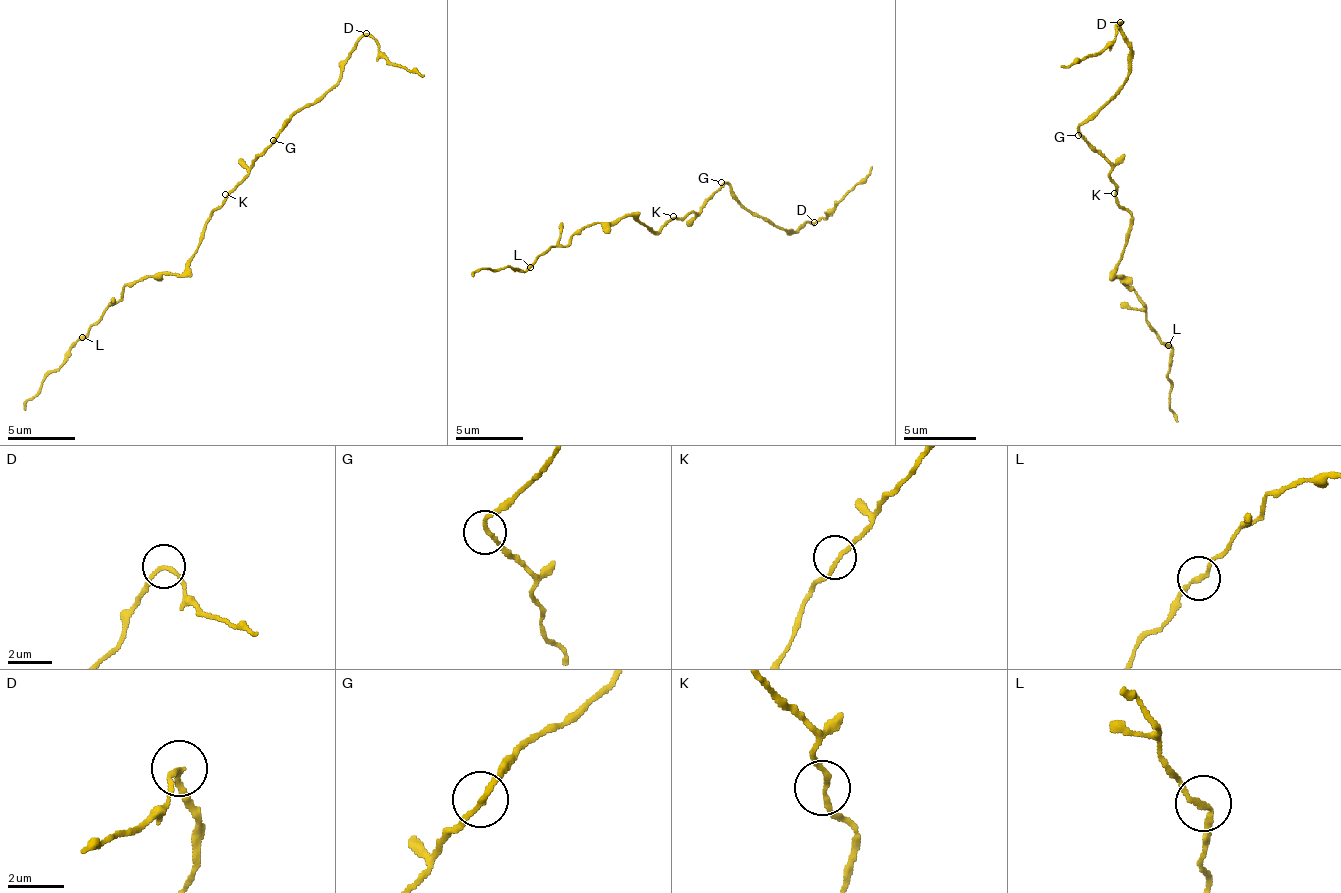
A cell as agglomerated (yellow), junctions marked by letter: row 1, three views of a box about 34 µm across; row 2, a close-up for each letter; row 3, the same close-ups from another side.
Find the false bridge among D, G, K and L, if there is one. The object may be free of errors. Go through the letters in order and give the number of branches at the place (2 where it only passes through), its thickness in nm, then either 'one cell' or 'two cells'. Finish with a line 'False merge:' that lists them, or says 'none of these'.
D: 2 | 170 nm | two cells
G: 2 | 170 nm | one cell
K: 2 | 180 nm | one cell
L: 2 | 170 nm | one cell
False merge: D

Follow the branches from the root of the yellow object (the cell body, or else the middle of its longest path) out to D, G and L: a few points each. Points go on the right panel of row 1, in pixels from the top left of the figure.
D: (1114, 193), (1110, 164), (1078, 127), (1118, 91), (1129, 73), (1129, 37), (1121, 30), (1121, 22)
G: (1114, 193), (1110, 167), (1078, 135)
L: (1114, 193), (1114, 200), (1129, 214), (1129, 243), (1118, 261), (1114, 276), (1147, 305), (1147, 319), (1168, 345)

